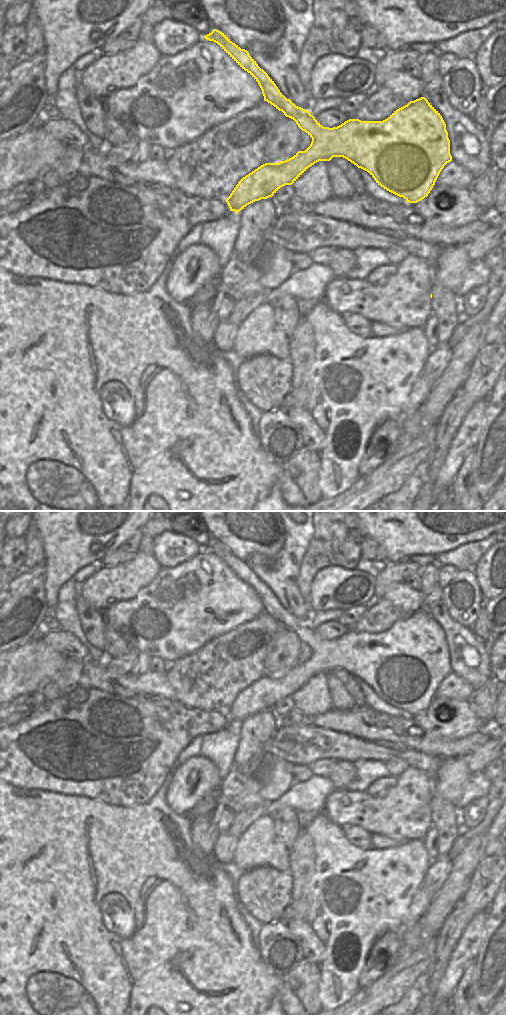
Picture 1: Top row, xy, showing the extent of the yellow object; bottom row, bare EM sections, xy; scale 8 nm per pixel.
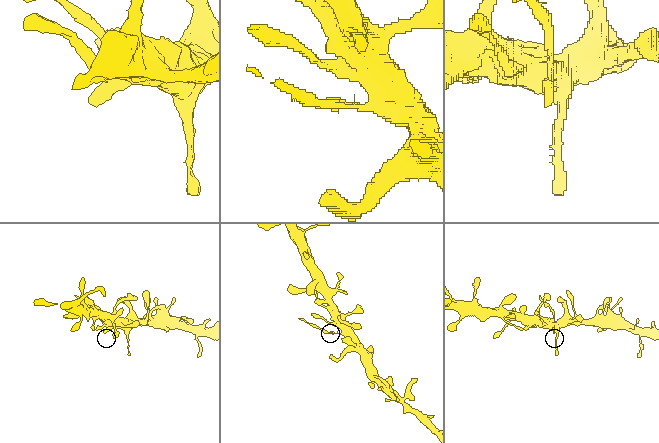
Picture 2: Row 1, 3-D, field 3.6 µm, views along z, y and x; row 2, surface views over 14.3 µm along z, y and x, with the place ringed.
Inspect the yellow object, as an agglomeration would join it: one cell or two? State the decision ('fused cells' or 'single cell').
fused cells

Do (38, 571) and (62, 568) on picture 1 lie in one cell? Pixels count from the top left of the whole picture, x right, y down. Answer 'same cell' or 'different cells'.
different cells

